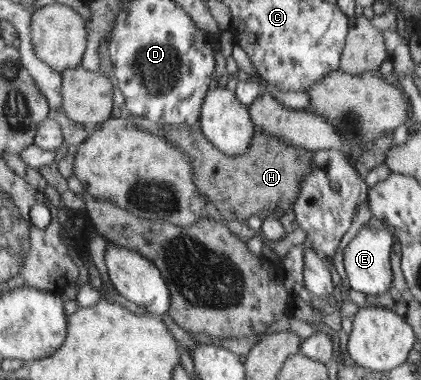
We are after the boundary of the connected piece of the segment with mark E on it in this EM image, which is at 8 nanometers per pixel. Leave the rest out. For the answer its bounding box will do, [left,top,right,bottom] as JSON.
[342,223,399,295]

